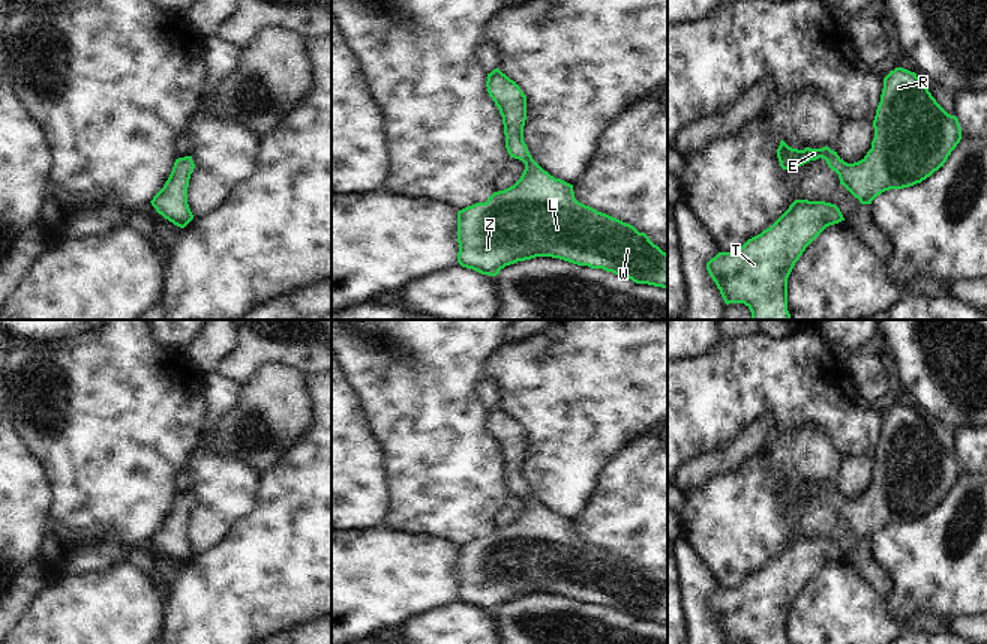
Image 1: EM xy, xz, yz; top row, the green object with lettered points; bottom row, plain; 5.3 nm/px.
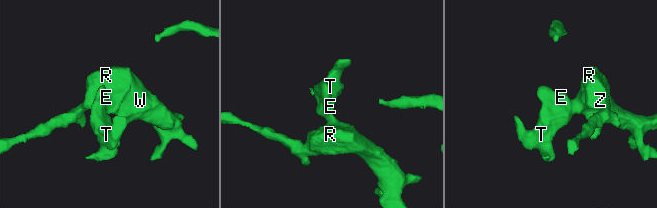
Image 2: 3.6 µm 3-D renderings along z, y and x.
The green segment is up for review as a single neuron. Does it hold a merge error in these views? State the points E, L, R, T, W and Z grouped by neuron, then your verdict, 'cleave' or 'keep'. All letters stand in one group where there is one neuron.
E L R T W Z; keep

